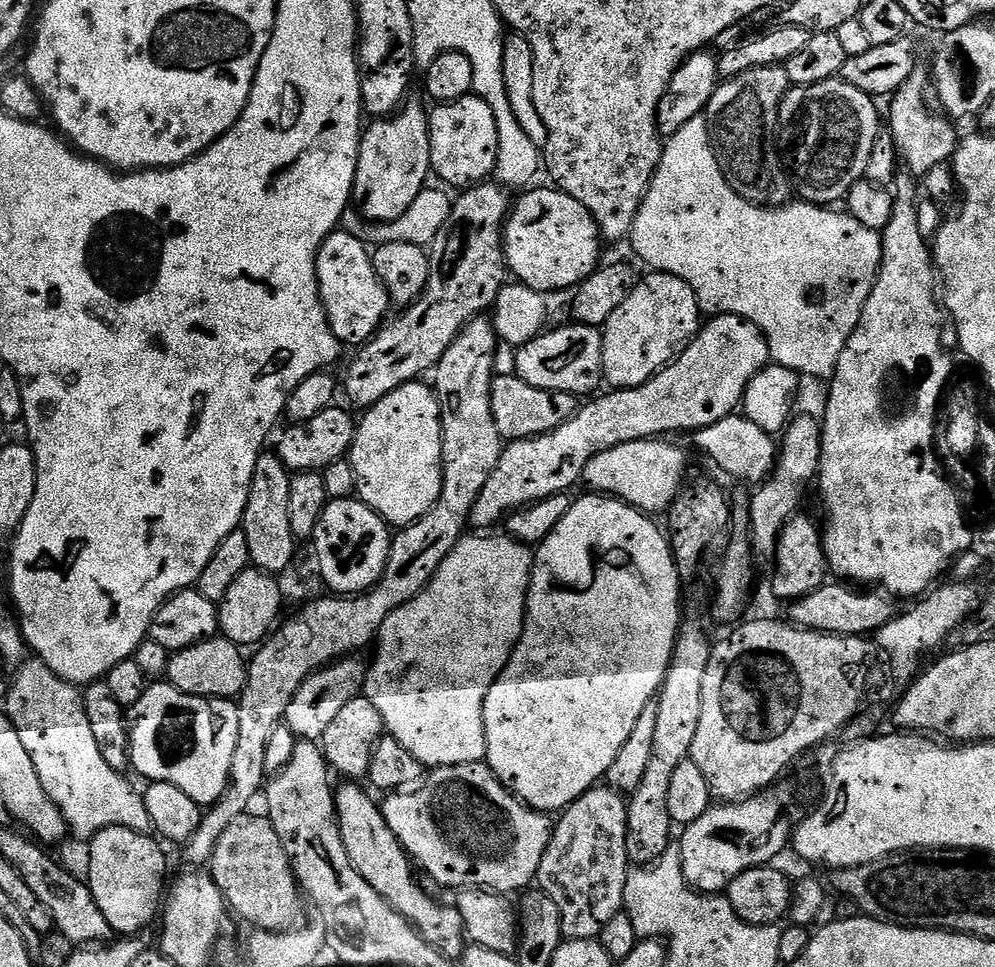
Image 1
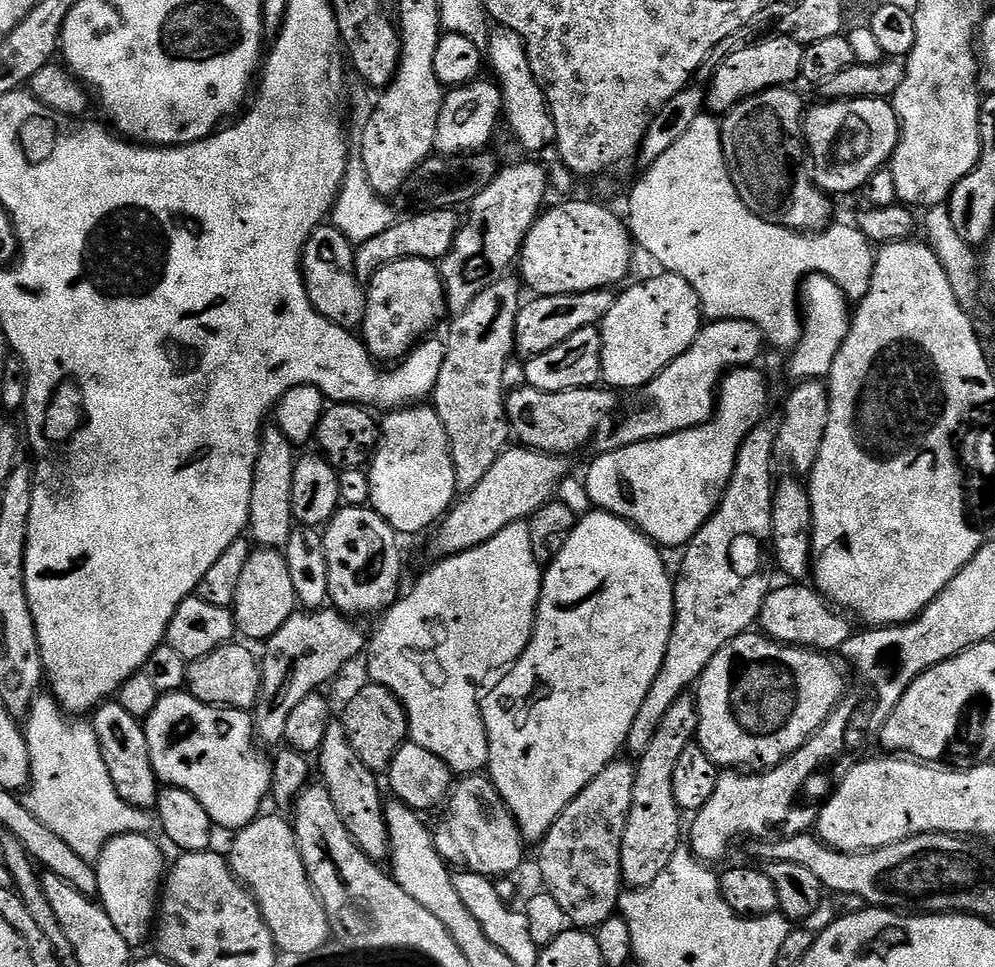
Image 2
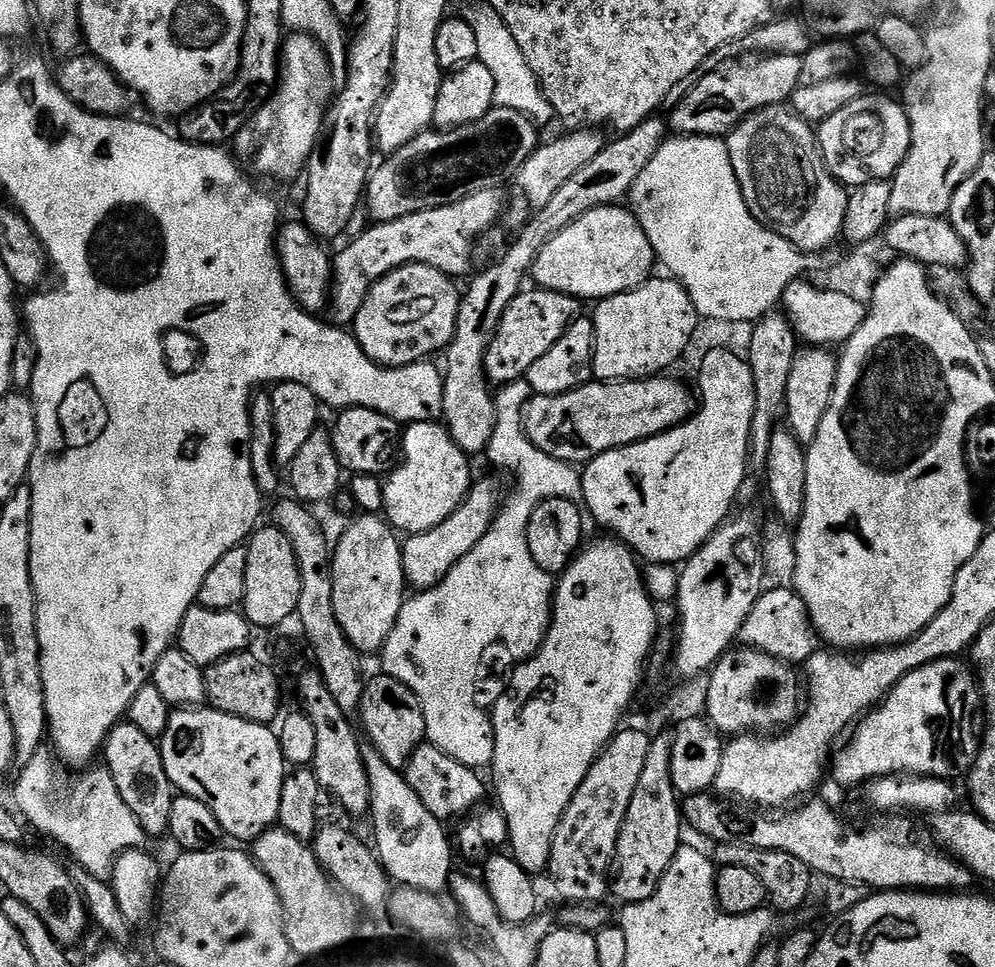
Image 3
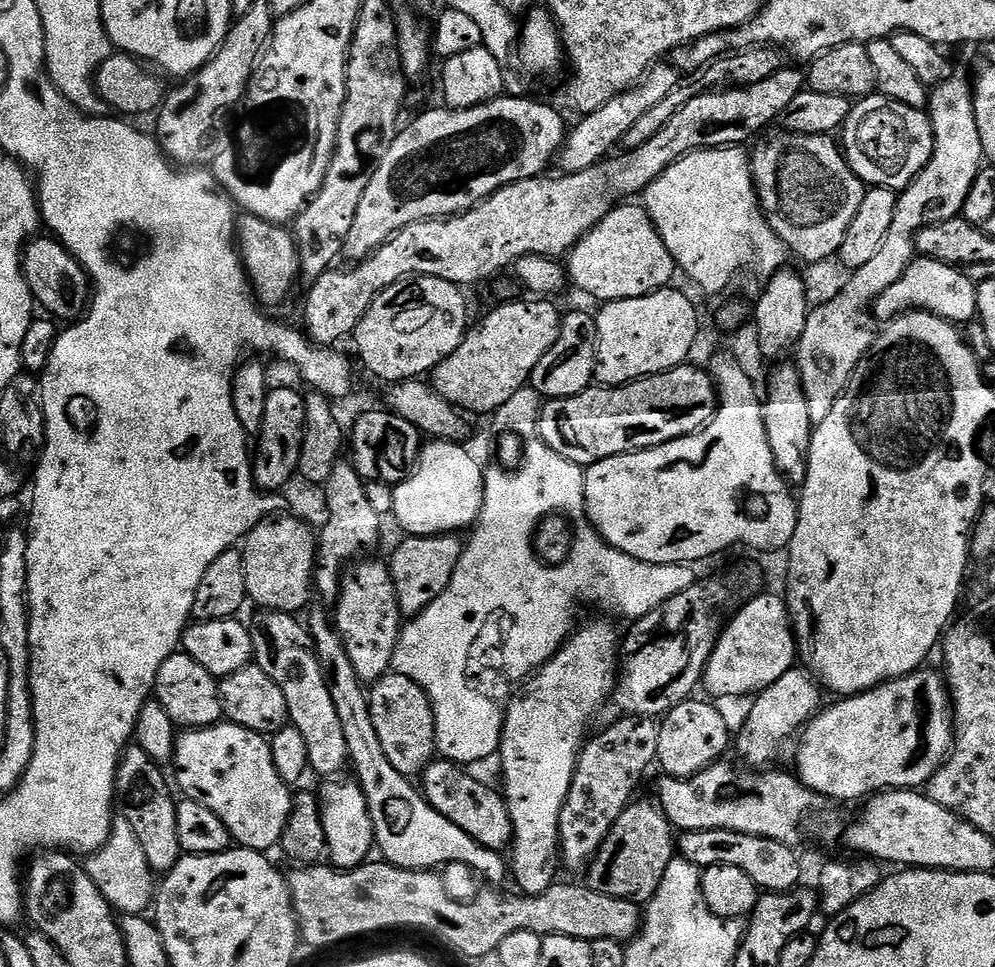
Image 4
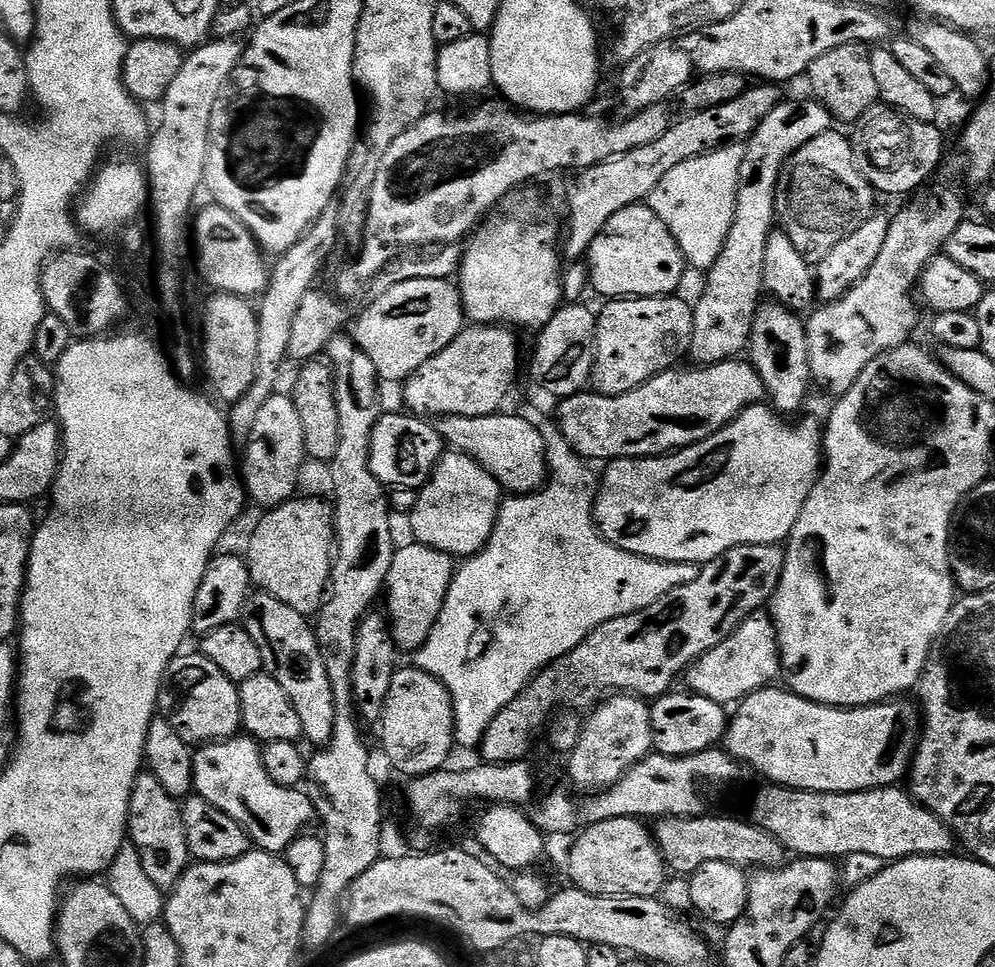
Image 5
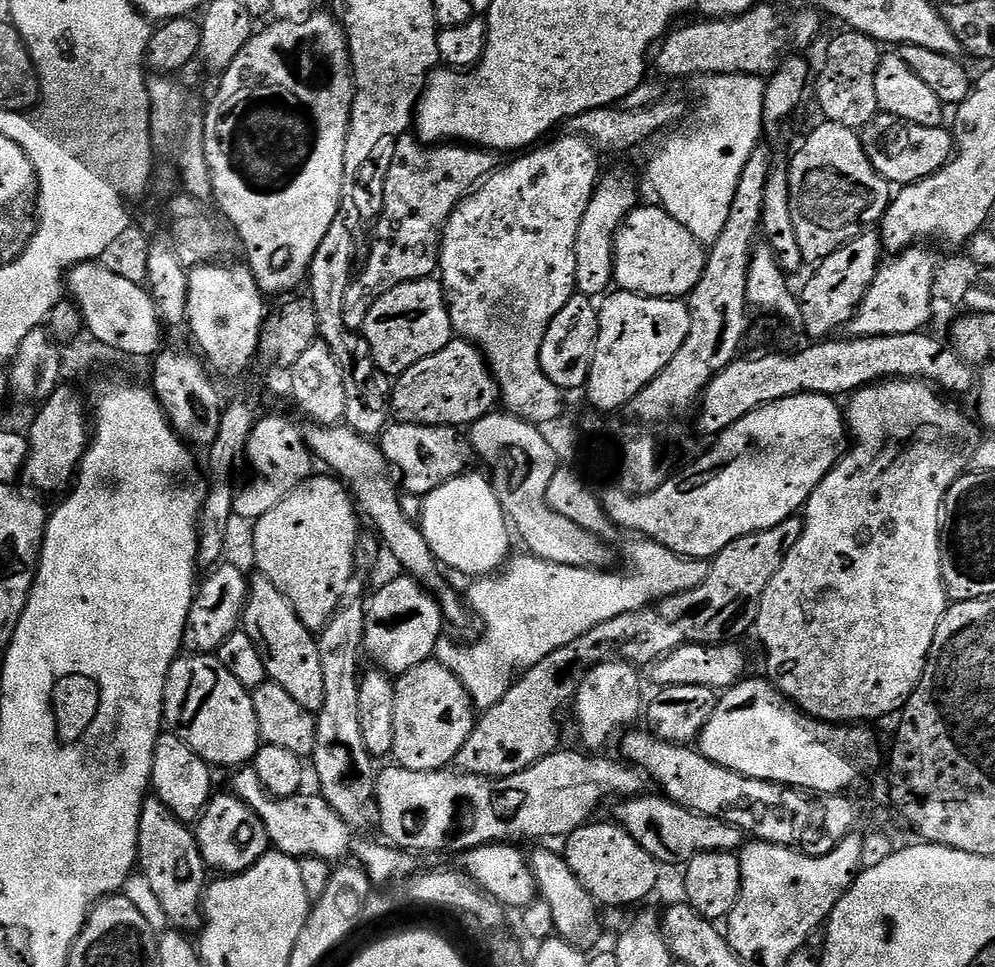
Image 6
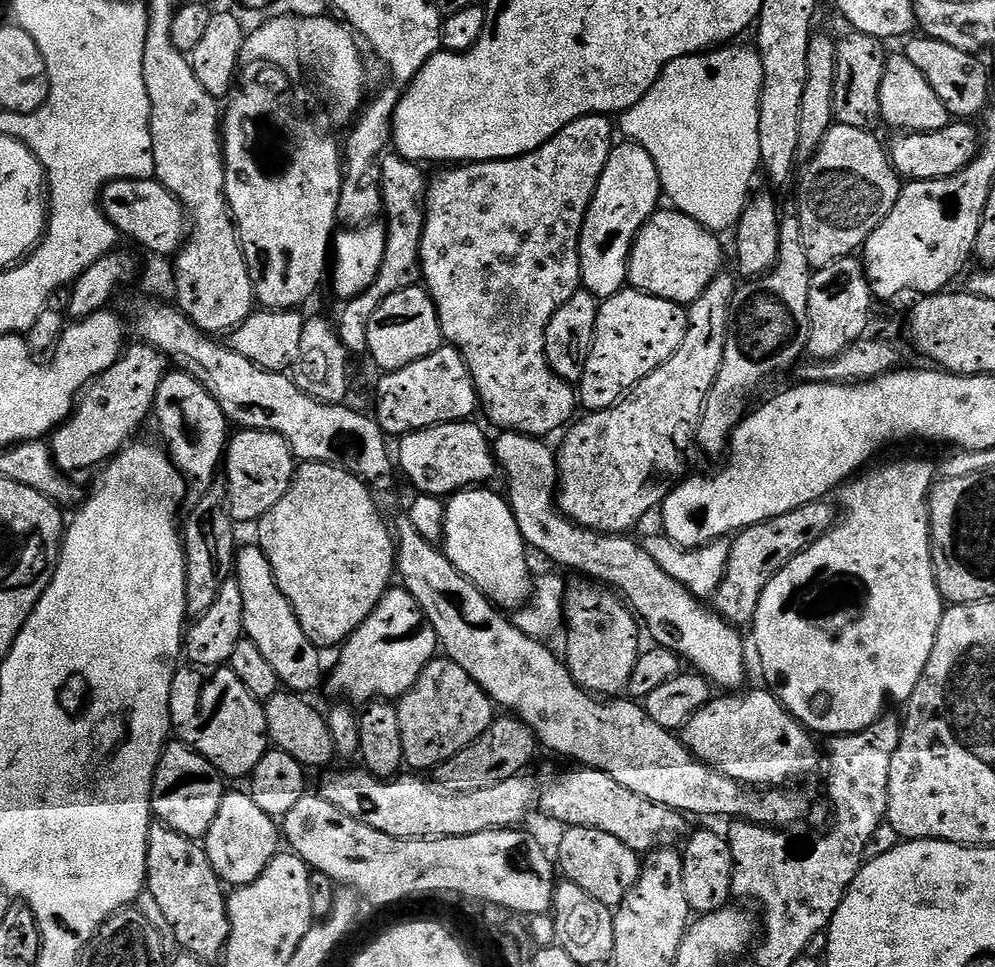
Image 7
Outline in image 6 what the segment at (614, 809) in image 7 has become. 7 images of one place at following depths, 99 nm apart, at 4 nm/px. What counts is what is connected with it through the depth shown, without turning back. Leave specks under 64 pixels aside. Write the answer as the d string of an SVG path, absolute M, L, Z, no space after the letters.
M663 795L630 796L619 801L616 808L615 823L646 850L661 865L680 864L693 860L697 852L736 852L745 843L745 833L739 828L730 826L718 818L703 816L697 812L692 812L689 808L675 804L673 800L665 798Z

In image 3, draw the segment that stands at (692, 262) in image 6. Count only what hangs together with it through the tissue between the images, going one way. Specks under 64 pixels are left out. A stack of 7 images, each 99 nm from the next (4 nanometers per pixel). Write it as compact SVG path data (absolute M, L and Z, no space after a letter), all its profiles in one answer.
M609 206L582 214L582 218L554 234L542 246L530 276L550 292L574 296L581 302L599 302L639 288L650 279L652 267L657 264L656 251L636 220L636 213L624 206Z

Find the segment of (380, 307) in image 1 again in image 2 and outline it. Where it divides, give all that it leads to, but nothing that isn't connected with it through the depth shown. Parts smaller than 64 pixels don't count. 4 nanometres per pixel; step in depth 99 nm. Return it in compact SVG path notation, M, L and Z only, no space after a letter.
M325 222L312 231L302 253L304 285L312 307L330 322L349 330L356 330L364 323L366 288L356 279L356 254L354 245L331 223Z

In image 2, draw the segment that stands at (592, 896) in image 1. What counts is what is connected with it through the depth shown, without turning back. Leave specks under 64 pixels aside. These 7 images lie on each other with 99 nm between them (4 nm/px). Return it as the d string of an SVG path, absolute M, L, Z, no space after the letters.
M624 758L613 760L572 799L539 841L543 887L558 902L569 925L594 930L606 918L617 915L622 893L622 838L635 777L636 769L631 763L628 765Z

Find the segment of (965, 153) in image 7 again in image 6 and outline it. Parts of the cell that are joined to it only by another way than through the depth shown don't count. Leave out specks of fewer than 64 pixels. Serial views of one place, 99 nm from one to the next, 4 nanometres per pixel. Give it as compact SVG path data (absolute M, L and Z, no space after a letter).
M878 115L862 130L864 149L874 170L889 185L916 184L943 168L954 155L954 136L947 127L918 126L893 116Z

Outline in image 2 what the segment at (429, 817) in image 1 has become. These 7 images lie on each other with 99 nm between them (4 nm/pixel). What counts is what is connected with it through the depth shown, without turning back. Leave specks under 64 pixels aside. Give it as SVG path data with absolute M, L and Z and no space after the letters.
M468 774L457 779L440 814L440 821L434 824L436 848L449 865L483 876L504 878L523 862L524 835L487 775Z

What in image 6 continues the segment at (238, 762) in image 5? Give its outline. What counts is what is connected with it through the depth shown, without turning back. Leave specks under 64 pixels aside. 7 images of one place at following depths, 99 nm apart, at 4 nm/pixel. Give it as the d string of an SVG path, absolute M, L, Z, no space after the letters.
M252 766L241 767L233 776L236 777L232 780L231 795L258 814L262 826L266 826L268 843L275 851L287 856L316 857L329 862L340 862L347 857L344 855L352 848L353 829L324 801L323 796L301 794L287 796L285 800L275 799L269 796L262 782L258 782L258 774Z

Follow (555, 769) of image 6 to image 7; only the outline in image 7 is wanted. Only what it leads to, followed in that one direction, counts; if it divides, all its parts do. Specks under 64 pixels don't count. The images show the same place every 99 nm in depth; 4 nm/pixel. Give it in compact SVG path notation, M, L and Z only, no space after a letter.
M367 770L360 772L332 772L323 773L320 780L318 795L326 802L338 806L342 814L350 814L358 822L370 826L374 830L382 830L382 834L390 834L390 838L399 840L437 840L438 838L462 838L466 834L482 834L486 830L499 828L516 828L528 816L528 811L534 808L538 796L534 791L534 784L527 780L527 775L521 774L510 778L506 782L498 782L494 786L486 786L482 790L473 792L445 792L431 779L423 780L423 775L408 774L412 776L397 775L395 778L381 778L373 776Z

